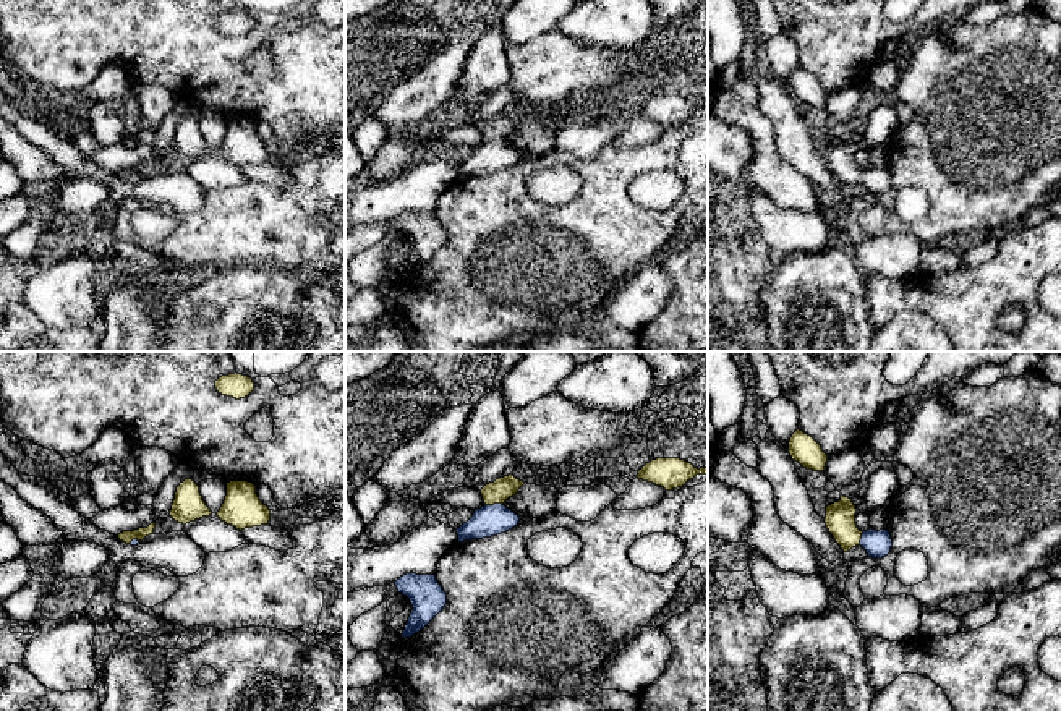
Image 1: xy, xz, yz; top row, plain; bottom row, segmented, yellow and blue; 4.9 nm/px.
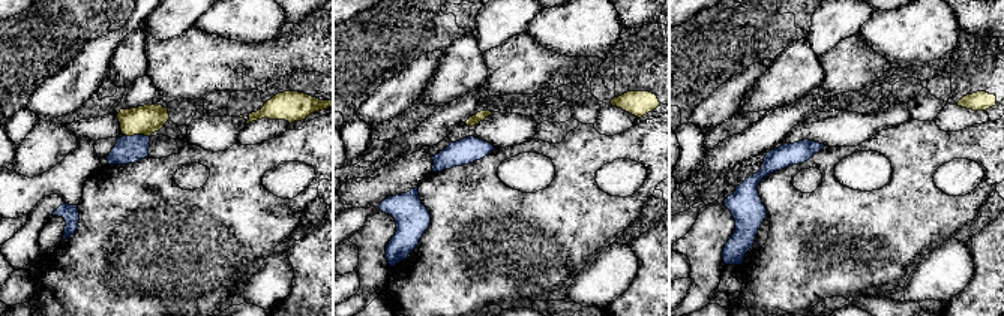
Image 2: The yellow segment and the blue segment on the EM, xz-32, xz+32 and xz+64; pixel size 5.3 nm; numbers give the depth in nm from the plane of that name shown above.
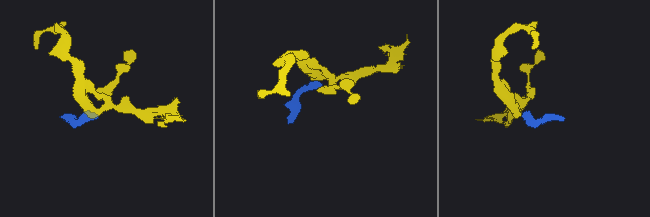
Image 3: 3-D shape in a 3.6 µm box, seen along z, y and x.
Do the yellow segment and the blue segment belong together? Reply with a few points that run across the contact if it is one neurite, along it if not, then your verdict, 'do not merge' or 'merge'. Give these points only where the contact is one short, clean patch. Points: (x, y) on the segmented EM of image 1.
xz (501, 489), (493, 504), (493, 517), (490, 520) | merge

